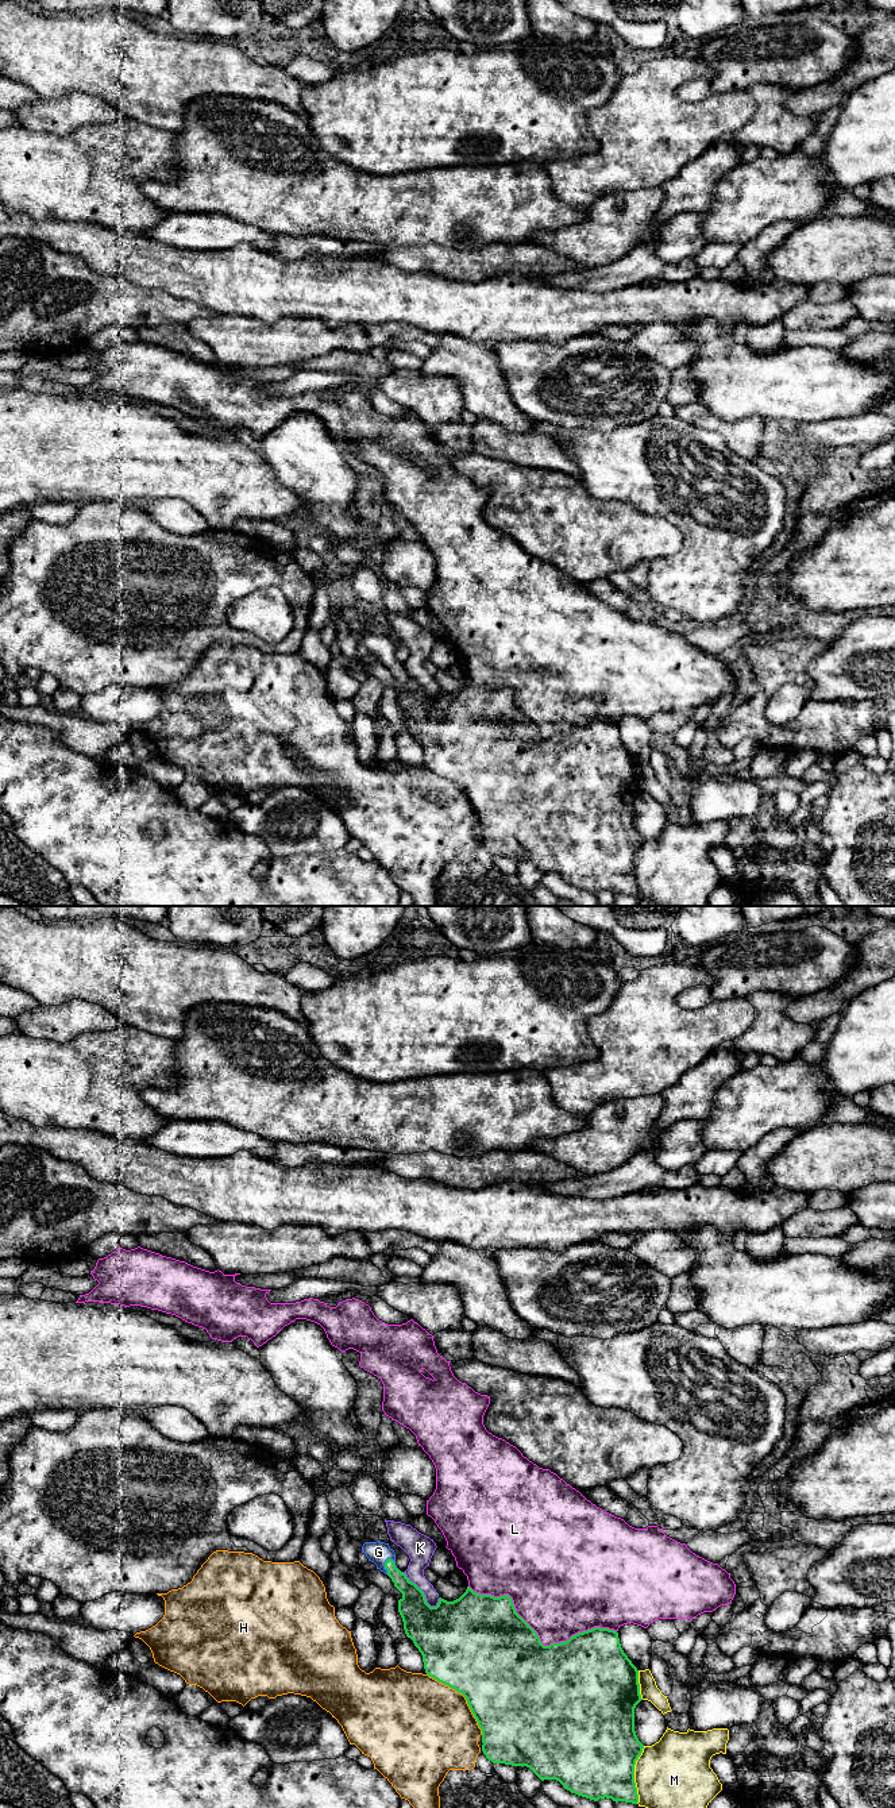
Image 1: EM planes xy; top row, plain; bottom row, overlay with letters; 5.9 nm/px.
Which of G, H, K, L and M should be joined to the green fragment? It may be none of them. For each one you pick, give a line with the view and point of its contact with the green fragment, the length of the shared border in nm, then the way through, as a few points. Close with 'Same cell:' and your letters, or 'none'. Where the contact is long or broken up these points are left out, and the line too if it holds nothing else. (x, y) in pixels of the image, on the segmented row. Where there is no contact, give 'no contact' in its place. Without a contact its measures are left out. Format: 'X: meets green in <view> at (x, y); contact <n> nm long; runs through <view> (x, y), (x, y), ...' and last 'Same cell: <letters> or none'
G: meets green in xy at (385, 1565); contact 110 nm long; runs through xy (412, 1596), (385, 1565), (385, 1558), (378, 1552)
Same cell: G

